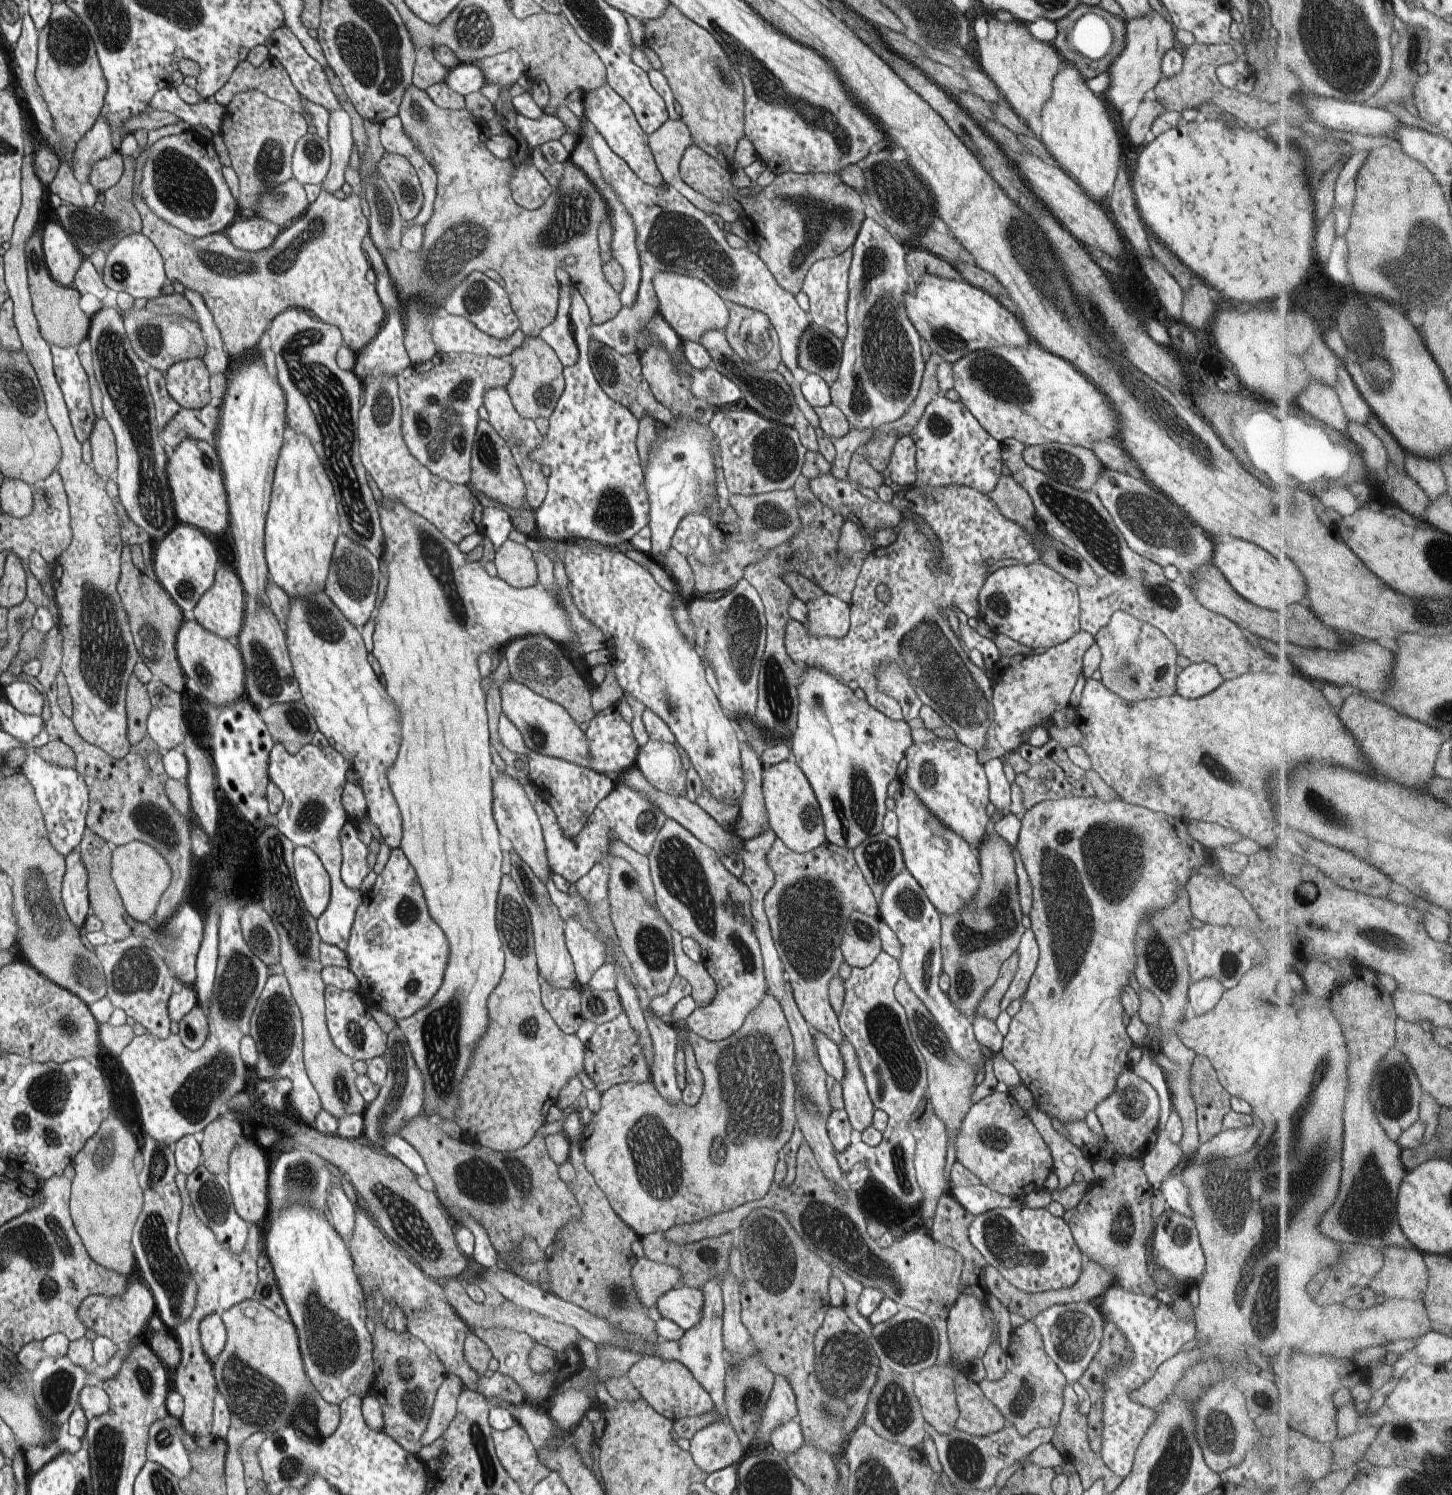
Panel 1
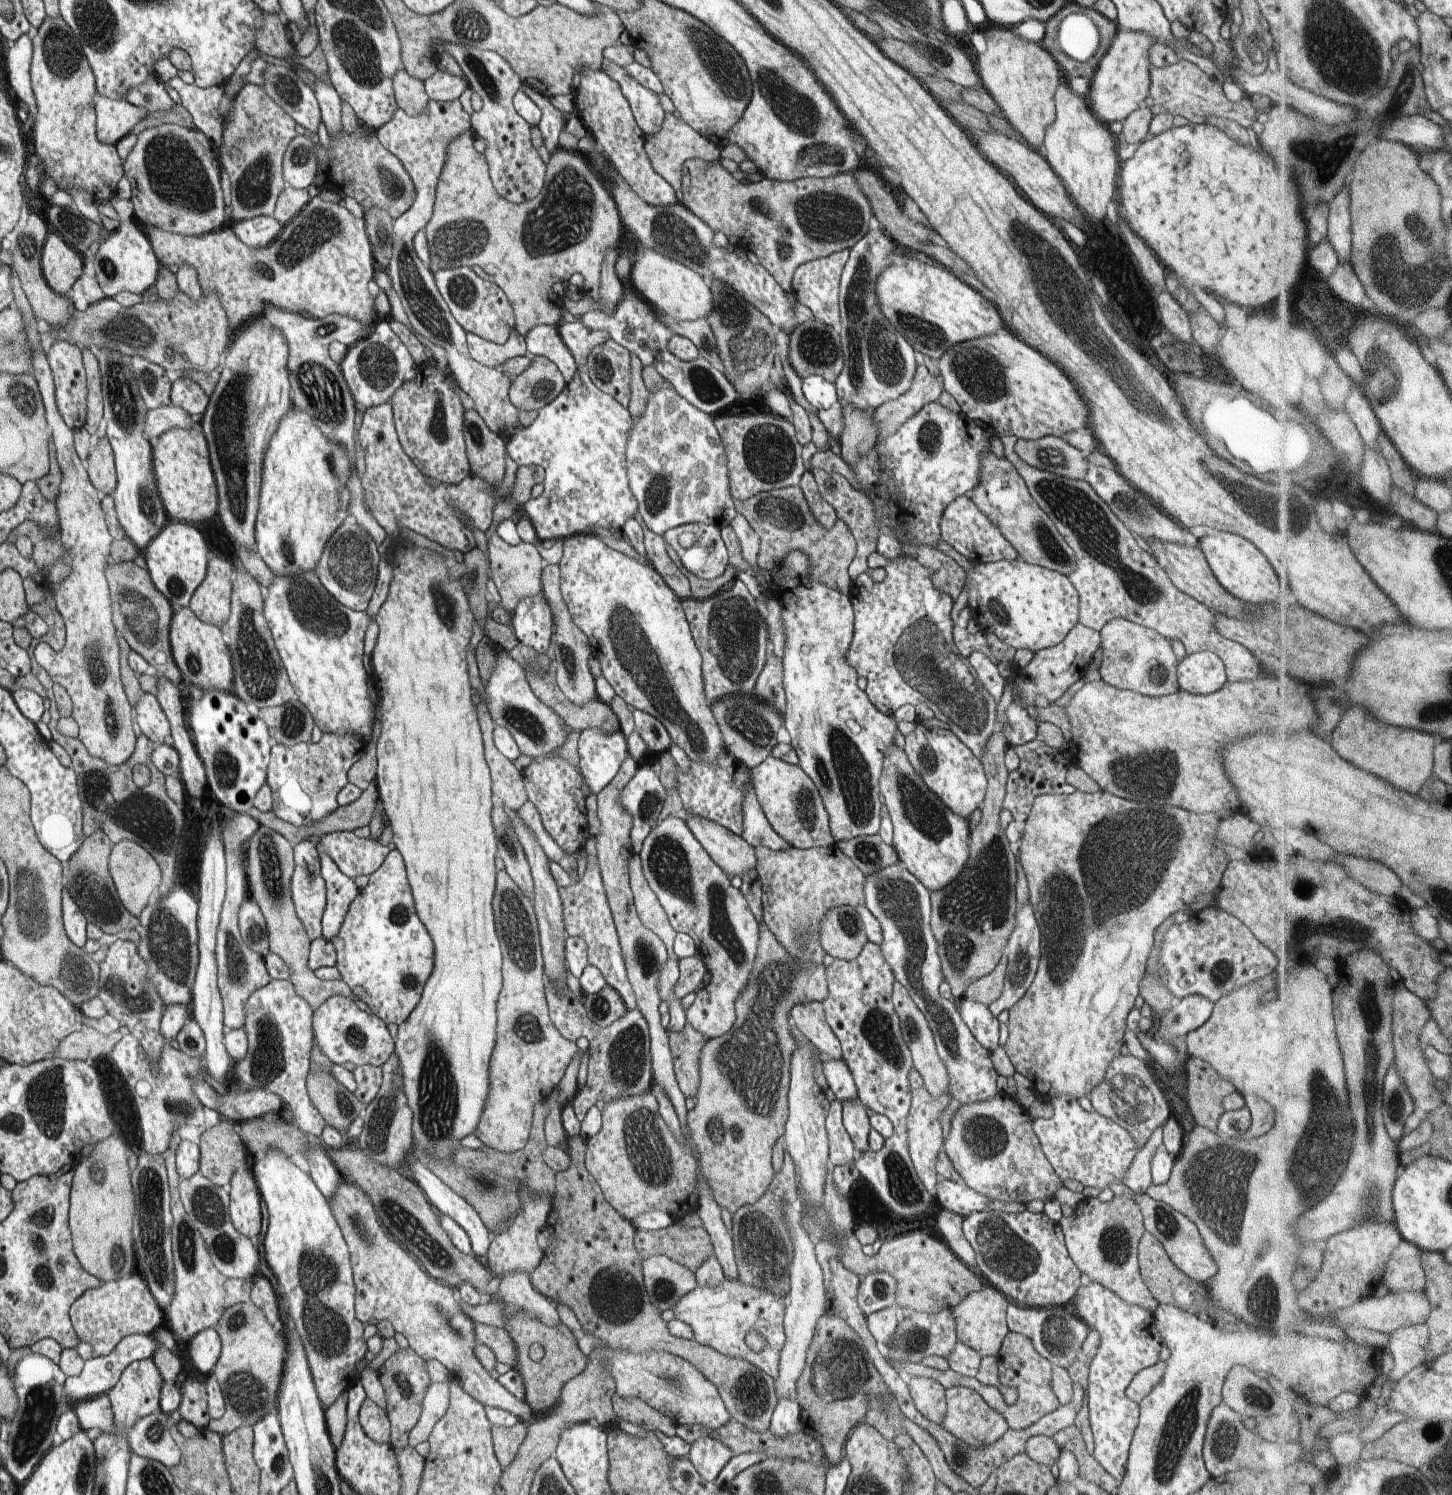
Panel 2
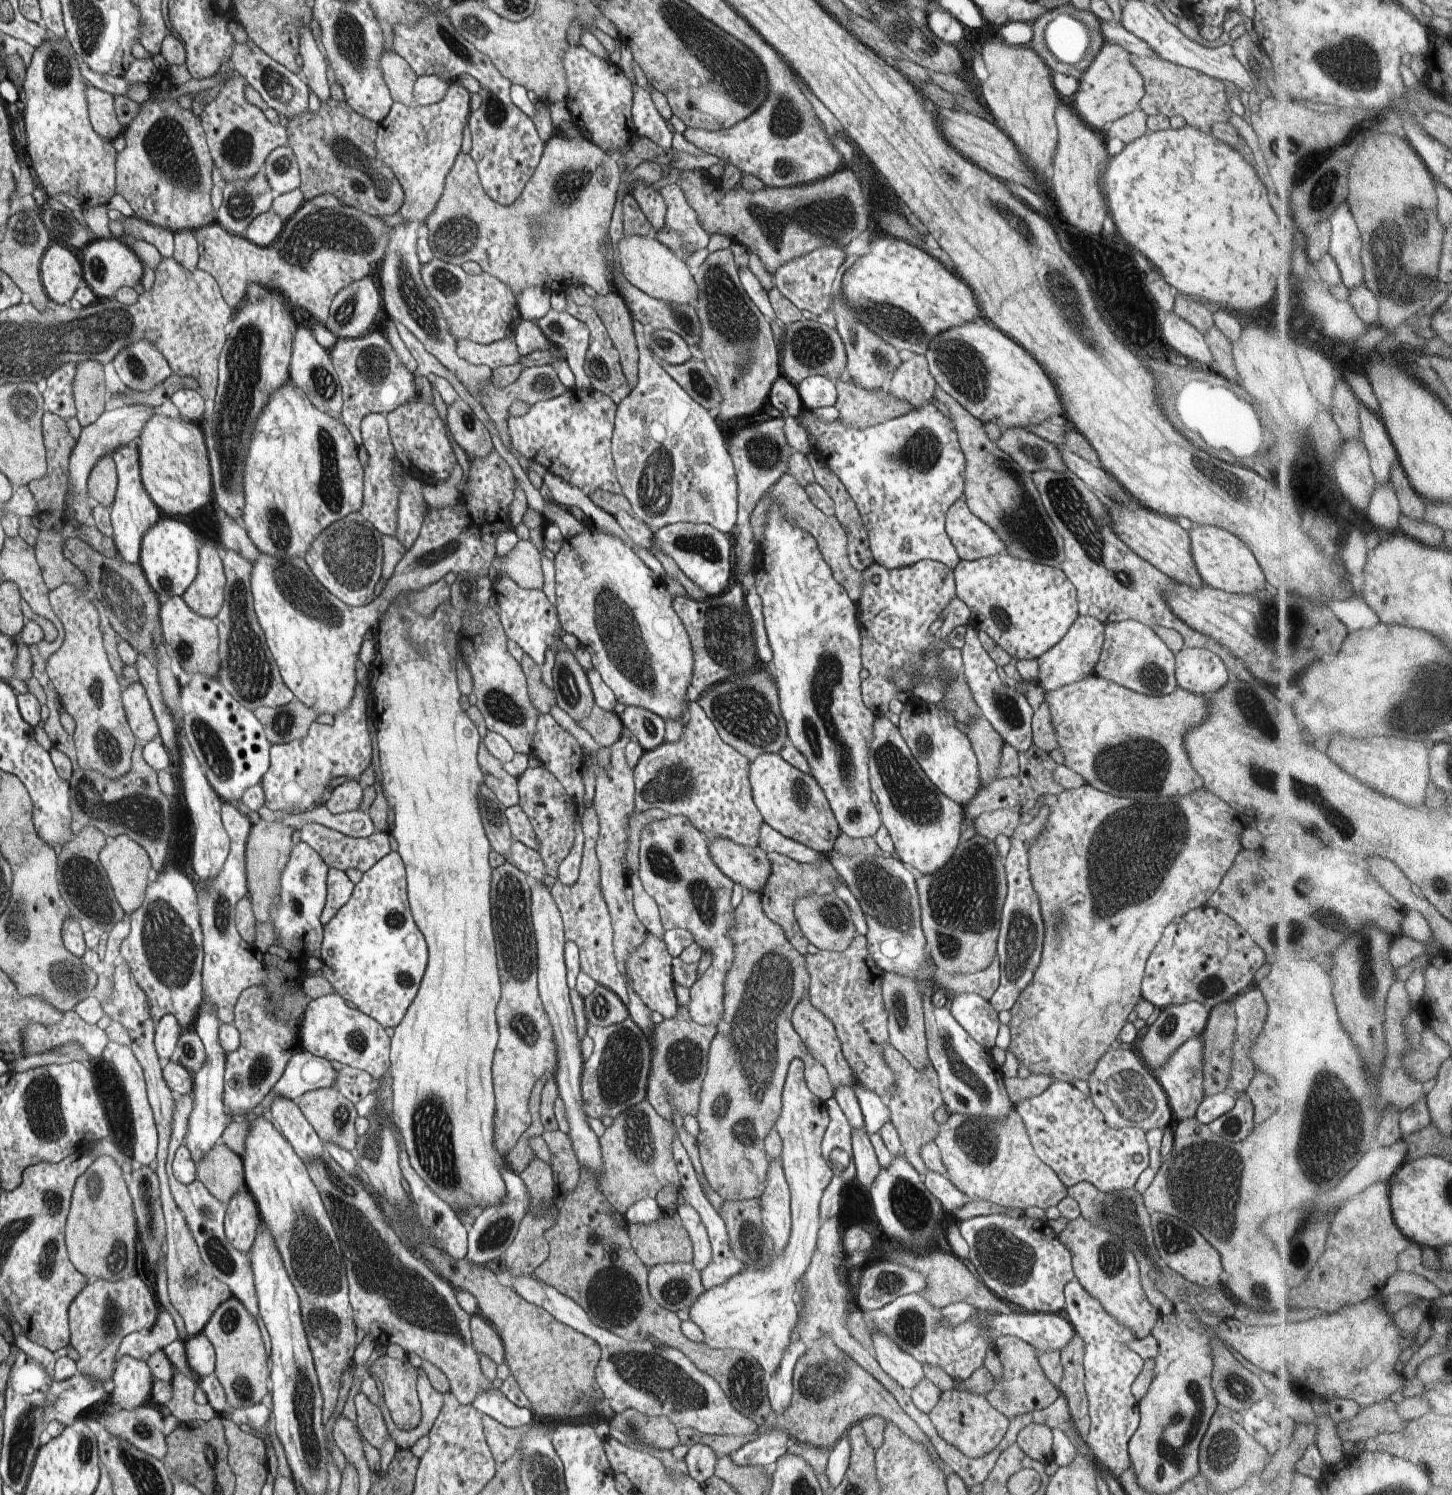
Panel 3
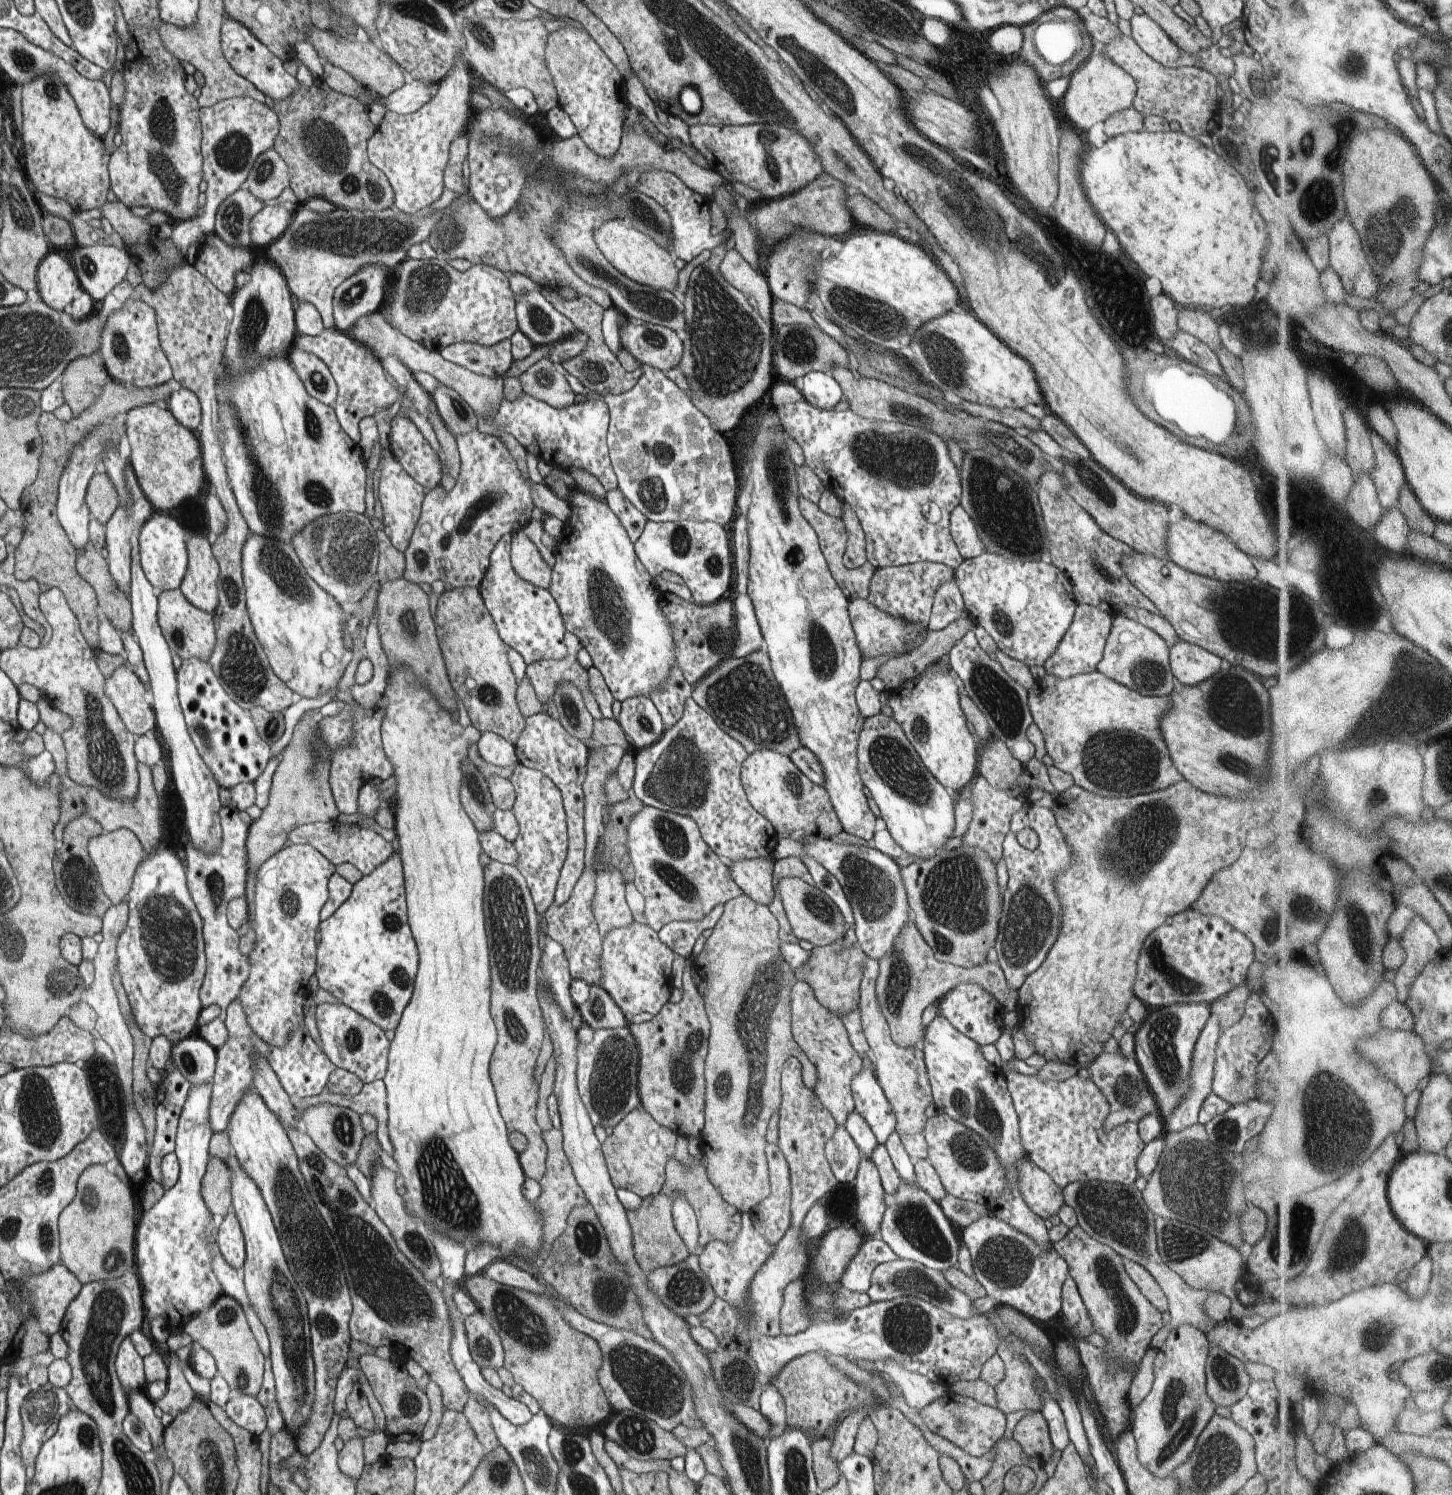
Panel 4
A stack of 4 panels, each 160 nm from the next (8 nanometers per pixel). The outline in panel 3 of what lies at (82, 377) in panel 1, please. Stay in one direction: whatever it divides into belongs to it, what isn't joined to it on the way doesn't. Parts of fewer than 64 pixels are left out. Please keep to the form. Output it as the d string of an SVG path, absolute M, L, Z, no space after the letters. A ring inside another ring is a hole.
M72 363L60 364L60 368L56 368L56 371L43 383L44 404L47 404L50 413L62 416L64 420L74 418L77 414L72 395L76 368L77 366Z

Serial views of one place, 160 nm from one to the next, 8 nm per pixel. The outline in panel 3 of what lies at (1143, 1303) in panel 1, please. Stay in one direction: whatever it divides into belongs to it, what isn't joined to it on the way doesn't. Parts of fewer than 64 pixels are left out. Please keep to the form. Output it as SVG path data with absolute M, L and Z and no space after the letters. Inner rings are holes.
M1077 1279L1066 1284L1064 1296L1068 1322L1084 1342L1083 1368L1091 1419L1085 1442L1099 1465L1120 1479L1131 1464L1128 1442L1140 1425L1138 1401L1132 1395L1131 1387L1143 1370L1144 1360L1129 1348L1130 1341L1135 1339L1134 1334L1108 1316L1108 1312L1097 1304Z

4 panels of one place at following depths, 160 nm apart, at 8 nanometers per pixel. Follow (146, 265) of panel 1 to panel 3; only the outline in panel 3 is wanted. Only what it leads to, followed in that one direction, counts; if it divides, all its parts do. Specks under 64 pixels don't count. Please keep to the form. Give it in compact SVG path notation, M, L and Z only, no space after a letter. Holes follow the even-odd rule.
M119 238L112 239L93 239L81 251L84 268L84 281L98 300L112 298L121 287L134 288L143 273L143 261L127 244L122 244Z

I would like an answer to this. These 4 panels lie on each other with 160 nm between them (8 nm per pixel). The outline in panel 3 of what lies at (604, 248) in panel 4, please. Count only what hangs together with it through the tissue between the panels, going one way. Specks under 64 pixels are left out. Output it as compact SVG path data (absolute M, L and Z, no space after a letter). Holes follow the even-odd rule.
M622 236L617 250L622 274L628 283L656 300L696 307L698 286L694 282L693 270L686 266L683 258L670 251L662 242L651 236Z

